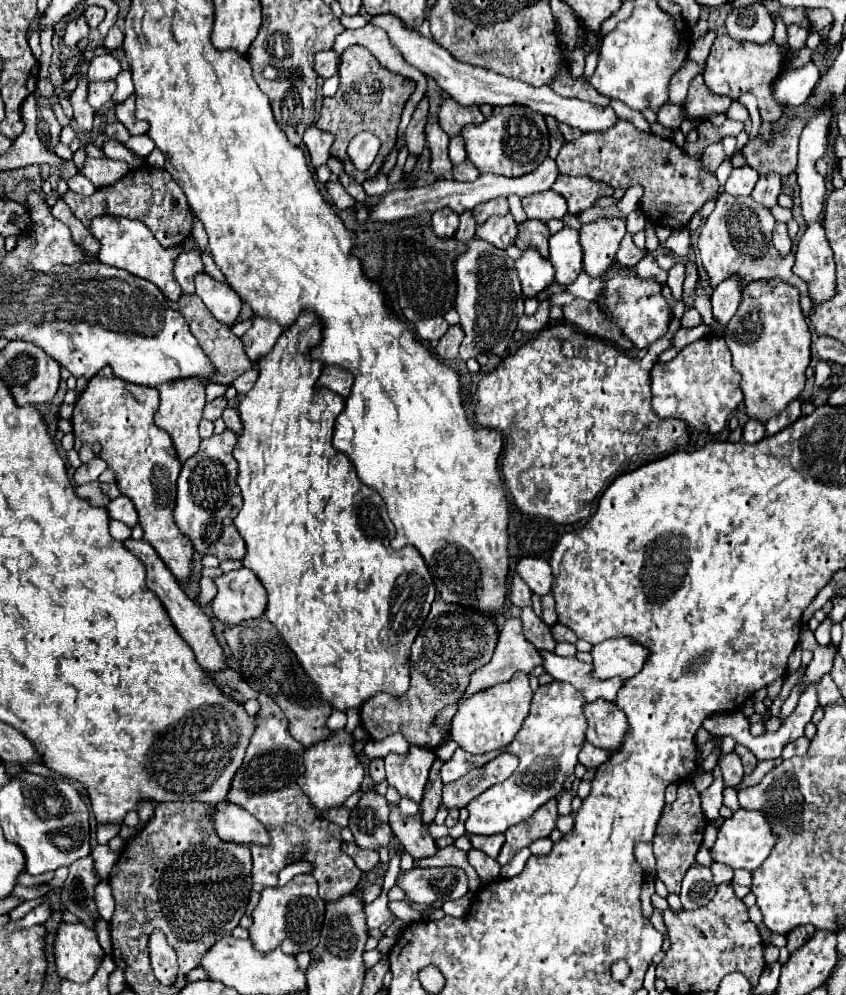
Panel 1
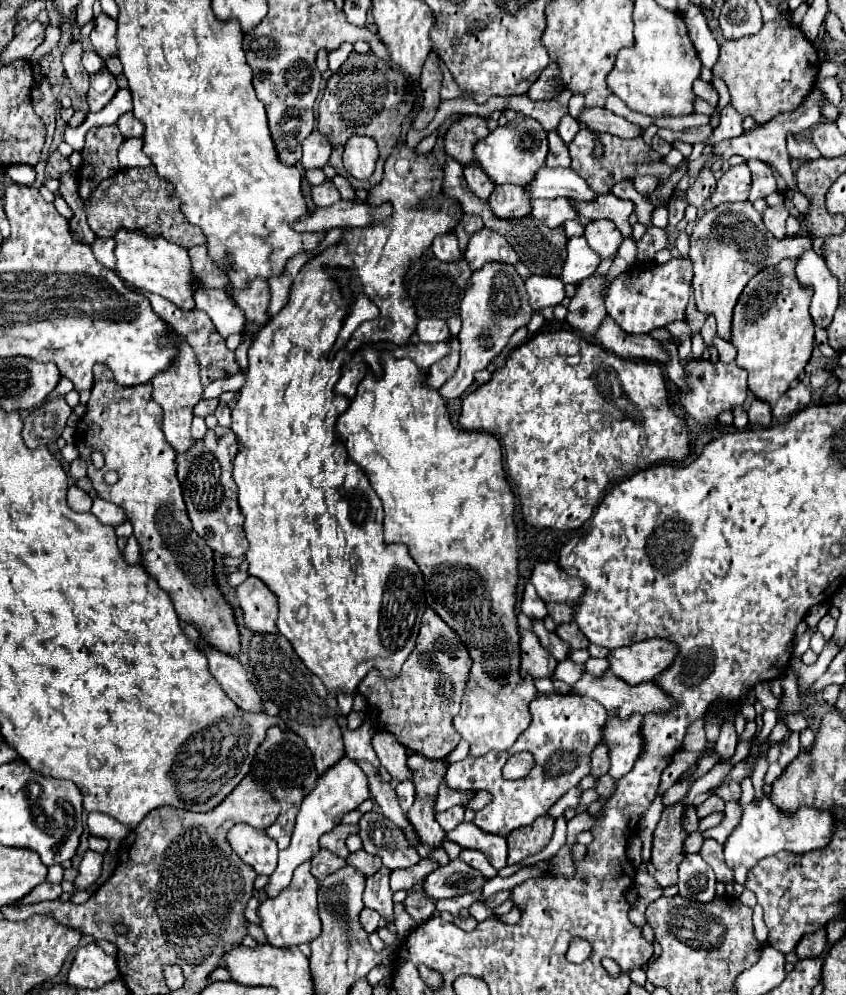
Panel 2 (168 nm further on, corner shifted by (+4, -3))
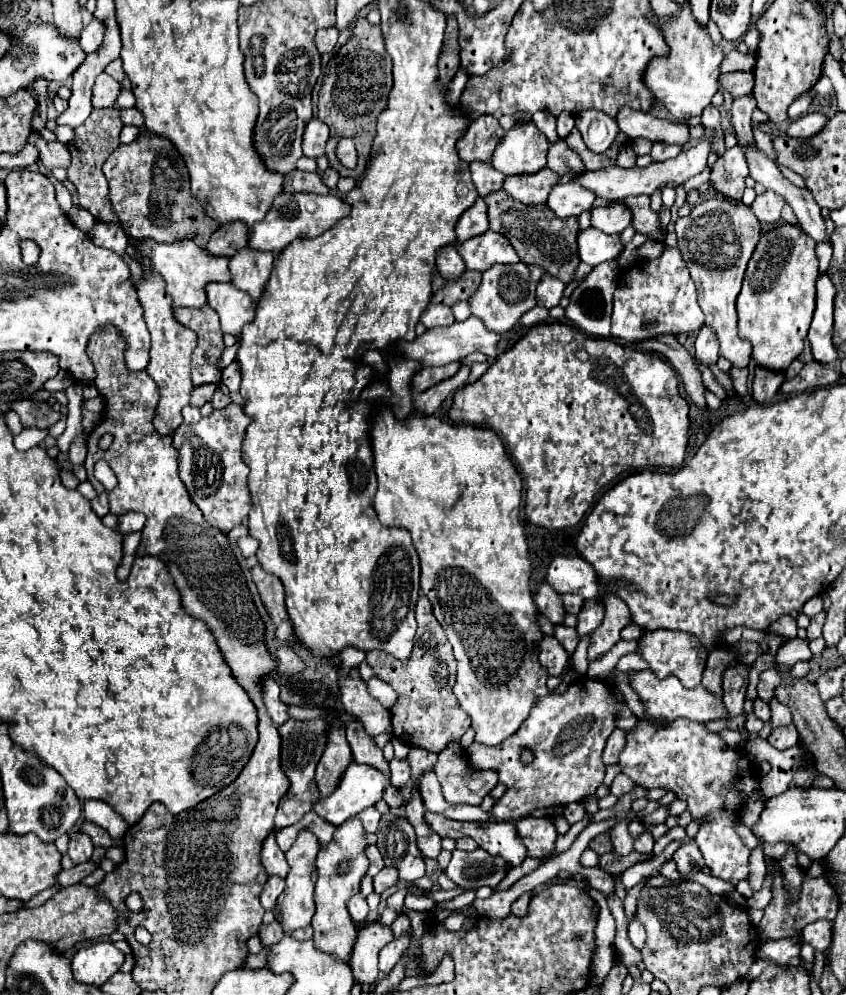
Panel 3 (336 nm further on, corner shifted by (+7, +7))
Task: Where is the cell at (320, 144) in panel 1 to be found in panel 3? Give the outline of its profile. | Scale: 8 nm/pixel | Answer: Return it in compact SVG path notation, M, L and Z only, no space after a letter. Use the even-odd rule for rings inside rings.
M318 117L310 119L302 137L302 151L306 157L322 157L328 141L328 125L324 125Z

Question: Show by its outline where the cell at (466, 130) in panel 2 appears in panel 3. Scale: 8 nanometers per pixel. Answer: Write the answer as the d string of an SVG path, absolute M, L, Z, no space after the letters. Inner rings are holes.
M480 115L470 121L466 133L456 143L458 155L462 161L482 161L488 163L492 157L492 151L500 137L504 135L504 129L498 125L498 119L492 115Z

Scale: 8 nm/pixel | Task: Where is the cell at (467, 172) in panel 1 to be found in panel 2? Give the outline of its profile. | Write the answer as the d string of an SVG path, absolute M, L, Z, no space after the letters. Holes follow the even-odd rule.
M465 167L465 179L469 189L481 199L489 199L489 195L495 189L495 183L485 175L481 167Z

